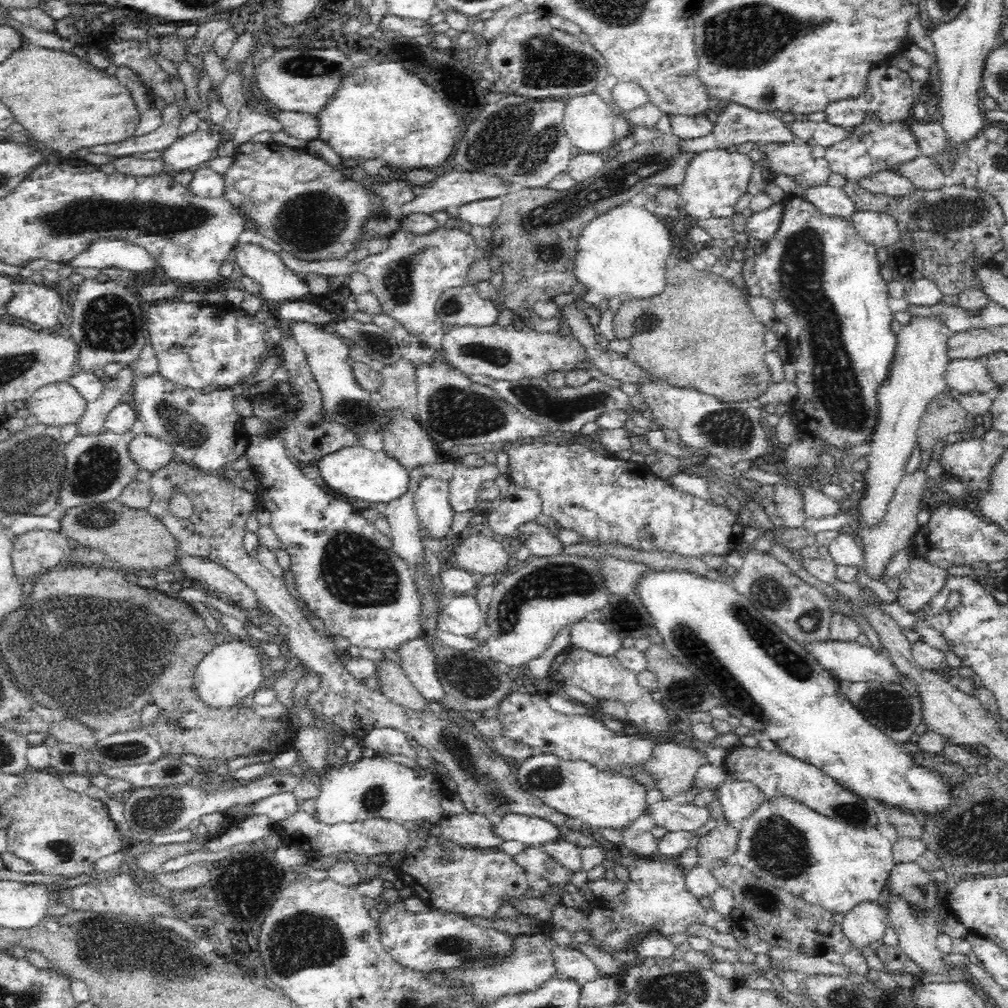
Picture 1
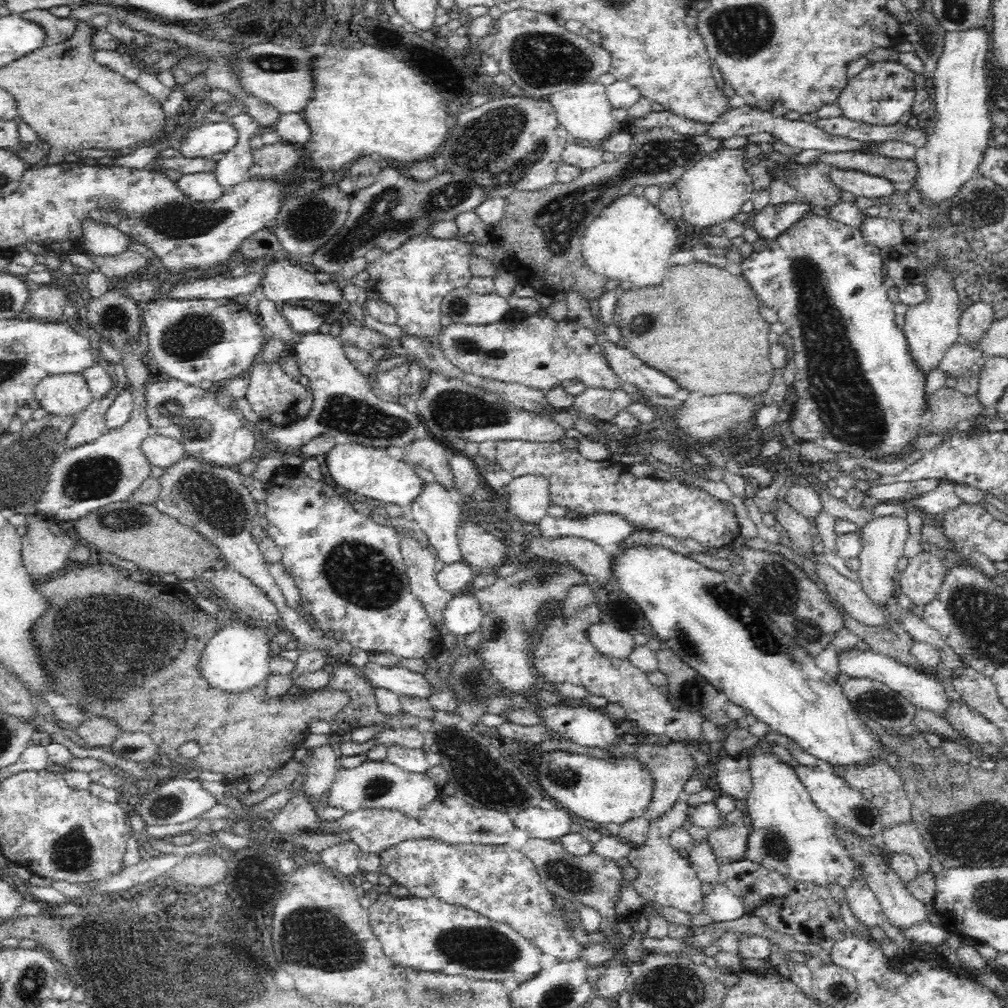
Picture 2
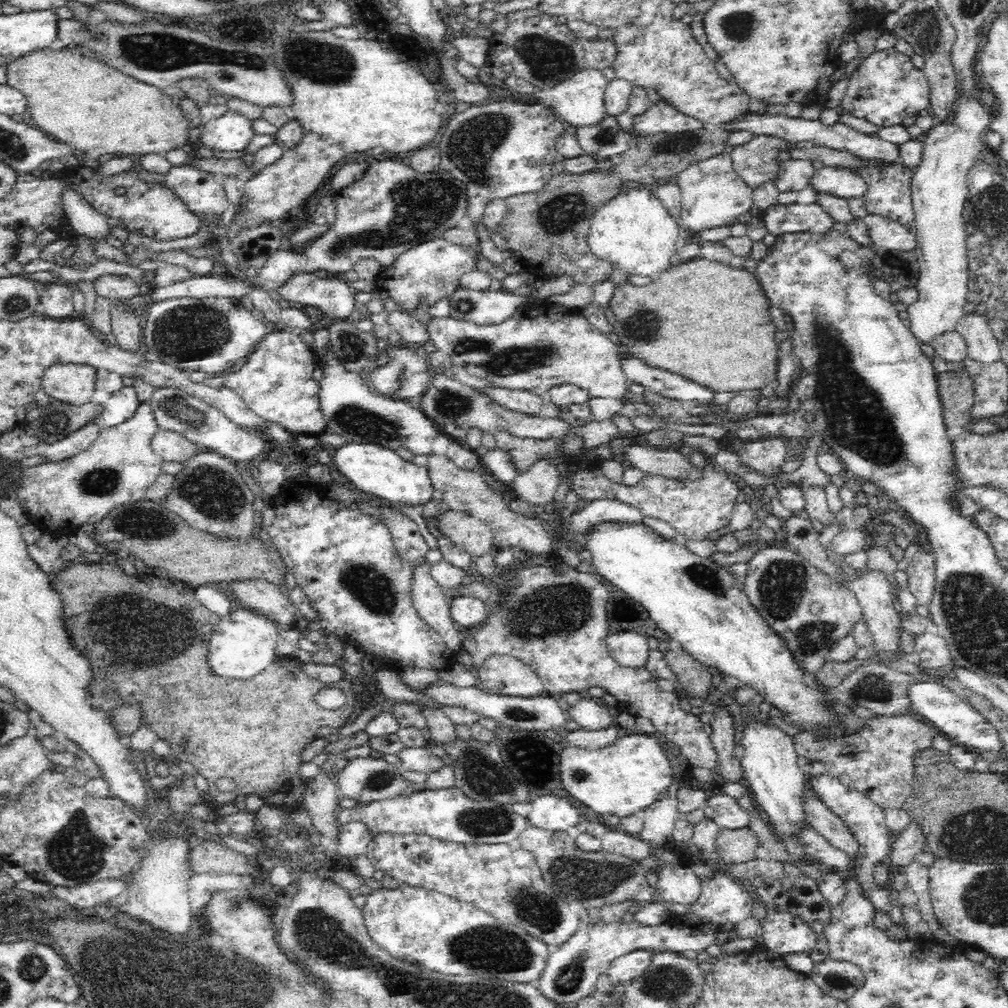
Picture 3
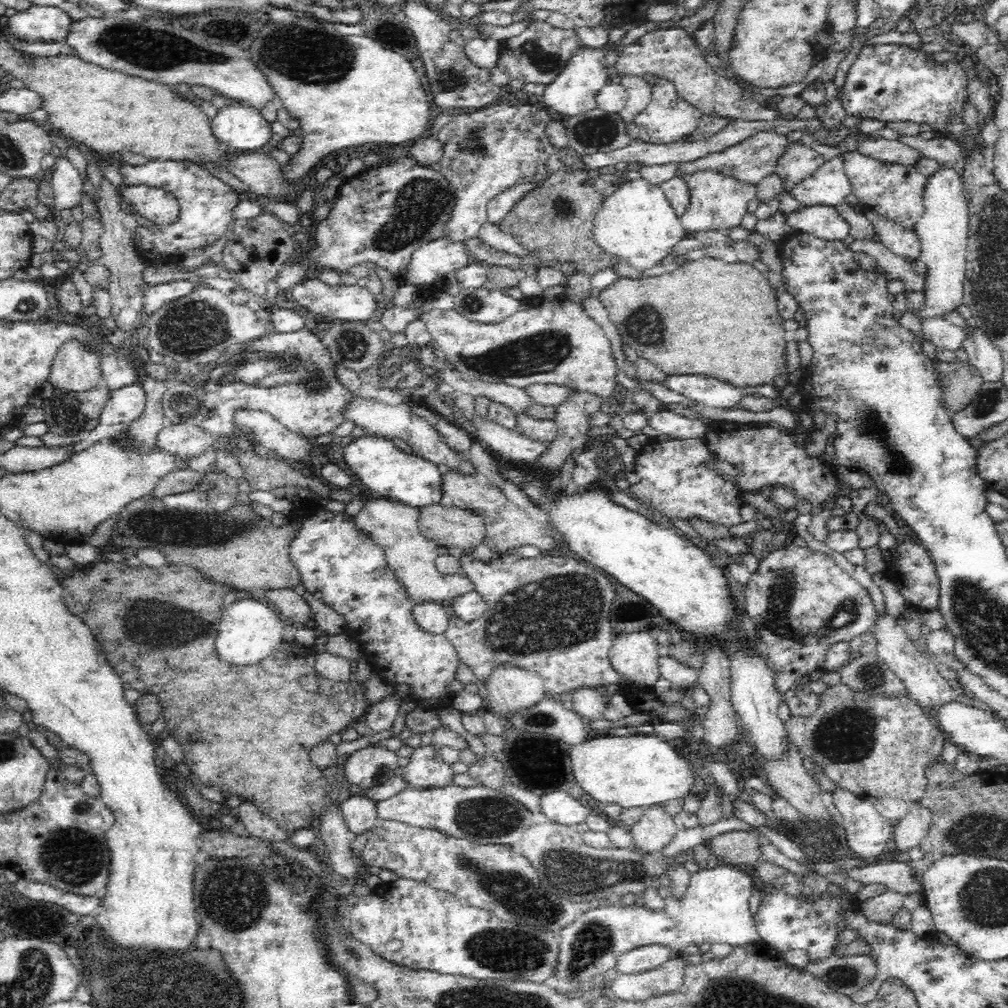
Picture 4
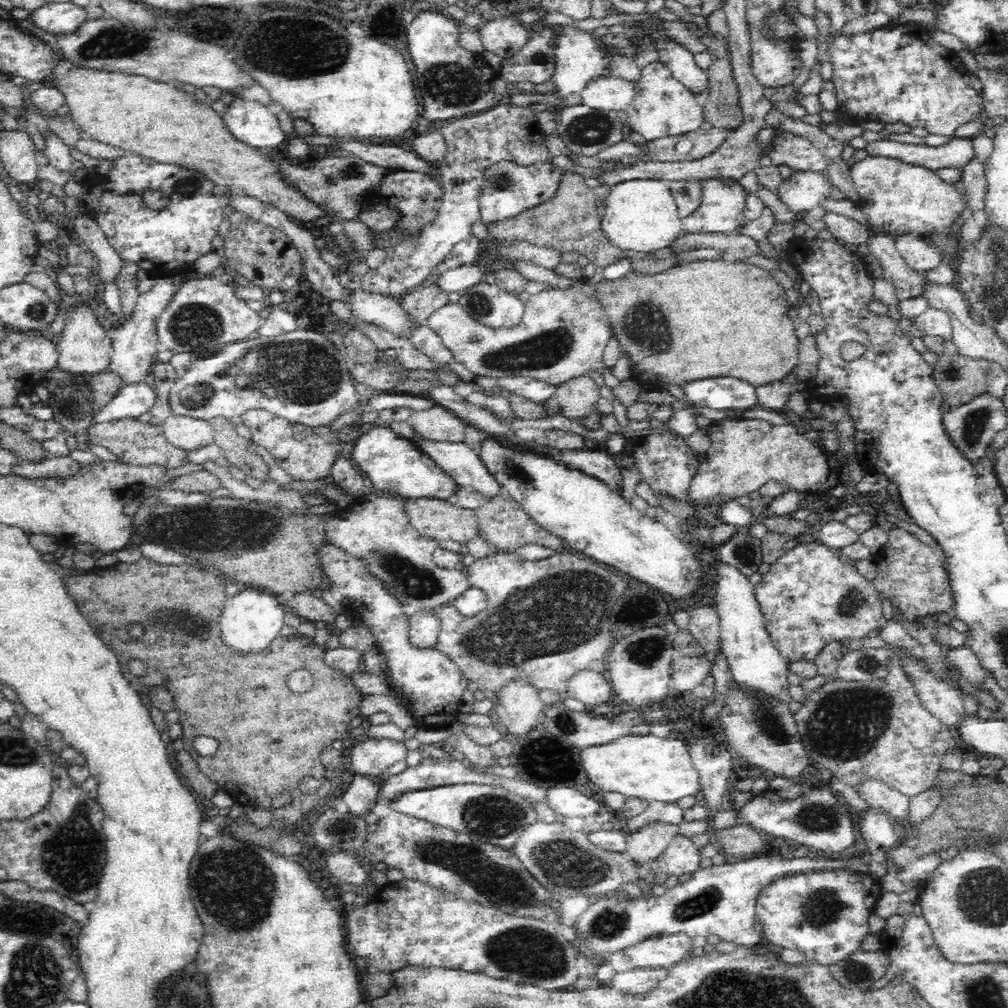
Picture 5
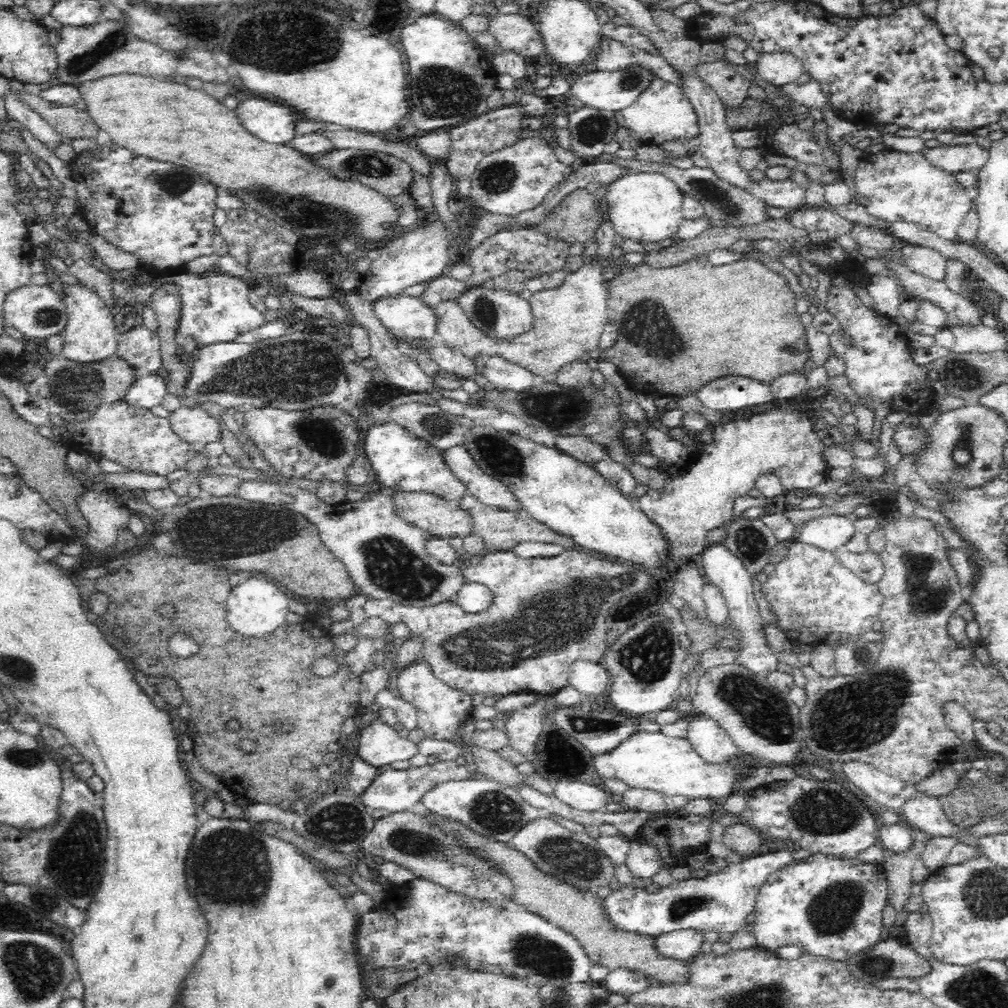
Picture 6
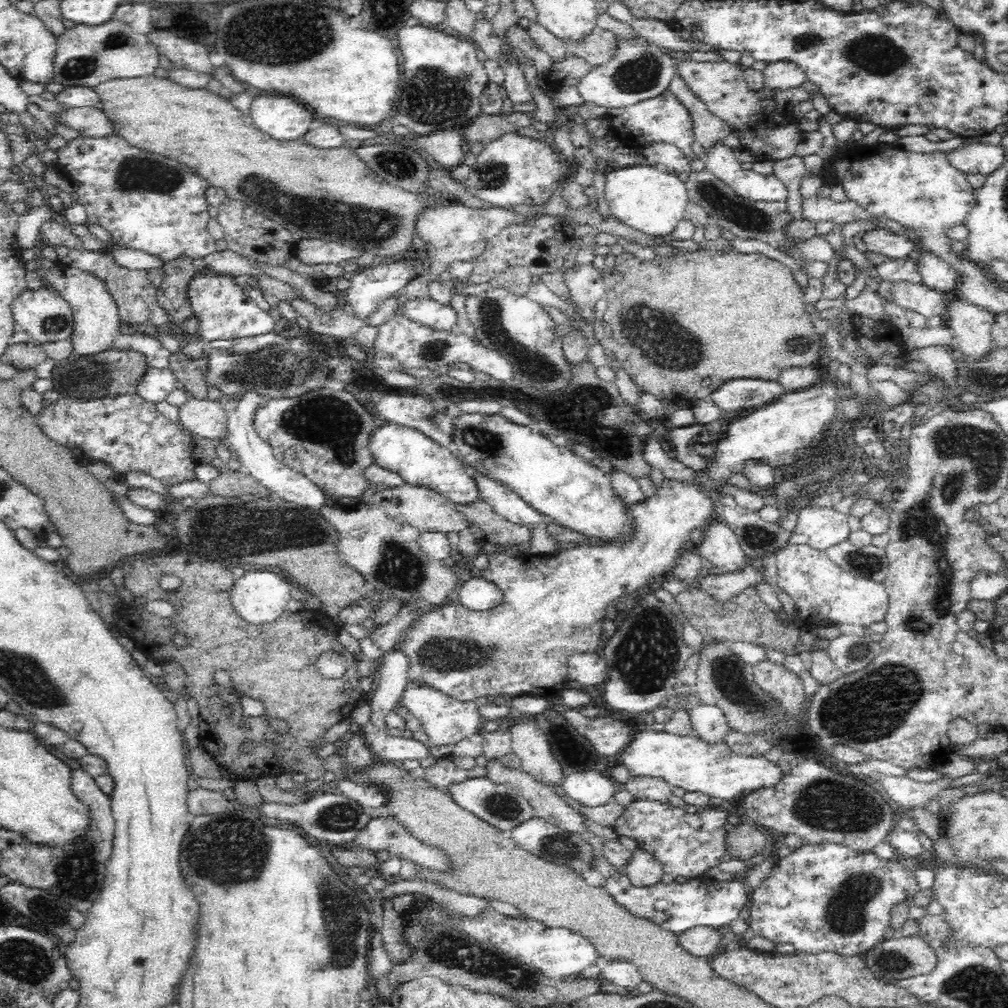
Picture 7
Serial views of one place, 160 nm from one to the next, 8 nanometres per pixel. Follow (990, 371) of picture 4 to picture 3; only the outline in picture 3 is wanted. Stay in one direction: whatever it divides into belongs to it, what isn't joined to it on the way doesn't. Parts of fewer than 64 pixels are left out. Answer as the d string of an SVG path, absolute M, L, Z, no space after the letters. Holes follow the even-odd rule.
M971 312L965 314L955 326L967 345L968 357L975 363L975 367L990 366L1001 360L1001 351L998 341L983 316Z

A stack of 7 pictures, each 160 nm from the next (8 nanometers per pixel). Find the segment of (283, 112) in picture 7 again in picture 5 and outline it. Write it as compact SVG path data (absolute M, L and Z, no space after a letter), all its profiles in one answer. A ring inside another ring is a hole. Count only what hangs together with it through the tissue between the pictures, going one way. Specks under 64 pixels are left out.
M231 98L226 103L223 118L230 132L250 146L275 149L286 140L278 115L269 112L258 100Z

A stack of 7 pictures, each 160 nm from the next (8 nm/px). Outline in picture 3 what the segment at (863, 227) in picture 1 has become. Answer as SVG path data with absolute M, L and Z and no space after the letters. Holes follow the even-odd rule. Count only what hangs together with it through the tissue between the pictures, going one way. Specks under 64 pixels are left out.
M867 214L861 219L869 229L876 249L883 251L915 252L917 239L911 226L879 216Z

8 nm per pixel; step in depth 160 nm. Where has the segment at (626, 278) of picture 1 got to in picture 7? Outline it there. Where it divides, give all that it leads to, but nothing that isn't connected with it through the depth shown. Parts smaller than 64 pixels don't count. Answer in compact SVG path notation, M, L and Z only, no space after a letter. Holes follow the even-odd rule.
M656 165L610 168L606 174L604 194L612 216L654 238L664 238L674 232L674 228L685 219L685 209L689 204L686 183L678 174Z

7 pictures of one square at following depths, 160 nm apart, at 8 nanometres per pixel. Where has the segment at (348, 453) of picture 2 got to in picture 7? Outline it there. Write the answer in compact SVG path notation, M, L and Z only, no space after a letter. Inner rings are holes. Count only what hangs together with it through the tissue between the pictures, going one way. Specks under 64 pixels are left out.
M387 423L374 431L370 438L370 451L376 464L396 471L404 477L404 482L430 488L446 496L454 504L472 504L479 500L481 490L476 478L470 476L468 466L458 460L448 447L439 445L414 427L402 424Z

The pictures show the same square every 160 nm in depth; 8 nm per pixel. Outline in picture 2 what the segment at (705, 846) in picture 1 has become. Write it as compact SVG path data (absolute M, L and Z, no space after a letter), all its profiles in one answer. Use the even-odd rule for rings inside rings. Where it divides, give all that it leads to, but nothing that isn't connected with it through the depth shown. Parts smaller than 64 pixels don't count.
M749 823L742 826L728 826L720 829L709 830L706 837L719 861L728 864L742 862L748 850L748 837L752 828Z

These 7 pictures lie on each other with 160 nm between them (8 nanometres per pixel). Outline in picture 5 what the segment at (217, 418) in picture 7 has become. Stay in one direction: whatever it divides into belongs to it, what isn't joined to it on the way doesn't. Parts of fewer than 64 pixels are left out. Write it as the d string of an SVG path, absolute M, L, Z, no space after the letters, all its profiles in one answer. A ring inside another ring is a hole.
M172 415L163 422L168 443L190 452L215 442L215 432L209 420Z

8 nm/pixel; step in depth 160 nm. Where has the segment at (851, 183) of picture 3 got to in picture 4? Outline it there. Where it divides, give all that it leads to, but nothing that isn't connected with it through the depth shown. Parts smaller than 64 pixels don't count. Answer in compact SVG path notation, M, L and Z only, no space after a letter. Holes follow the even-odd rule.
M841 153L818 167L808 178L799 180L790 190L801 207L837 207L851 194L851 184L842 165Z

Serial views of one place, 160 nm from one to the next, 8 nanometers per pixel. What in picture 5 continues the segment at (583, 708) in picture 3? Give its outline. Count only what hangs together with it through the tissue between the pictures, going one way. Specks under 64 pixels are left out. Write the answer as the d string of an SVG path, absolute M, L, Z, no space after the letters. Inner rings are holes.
M579 670L568 680L567 692L564 696L583 703L586 710L603 703L611 703L614 693L607 675L594 670Z

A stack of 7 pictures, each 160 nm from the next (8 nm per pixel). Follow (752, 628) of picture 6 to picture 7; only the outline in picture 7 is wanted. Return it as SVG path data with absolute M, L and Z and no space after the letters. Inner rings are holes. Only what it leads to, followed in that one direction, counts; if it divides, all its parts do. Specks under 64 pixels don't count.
M714 516L714 518L710 519L702 529L704 530L702 543L695 546L697 553L701 557L704 557L716 567L722 567L722 574L738 572L738 570L744 570L744 568L748 567L745 566L746 556L738 542L738 536L730 529L730 525L728 525L726 521L718 520L716 516Z

